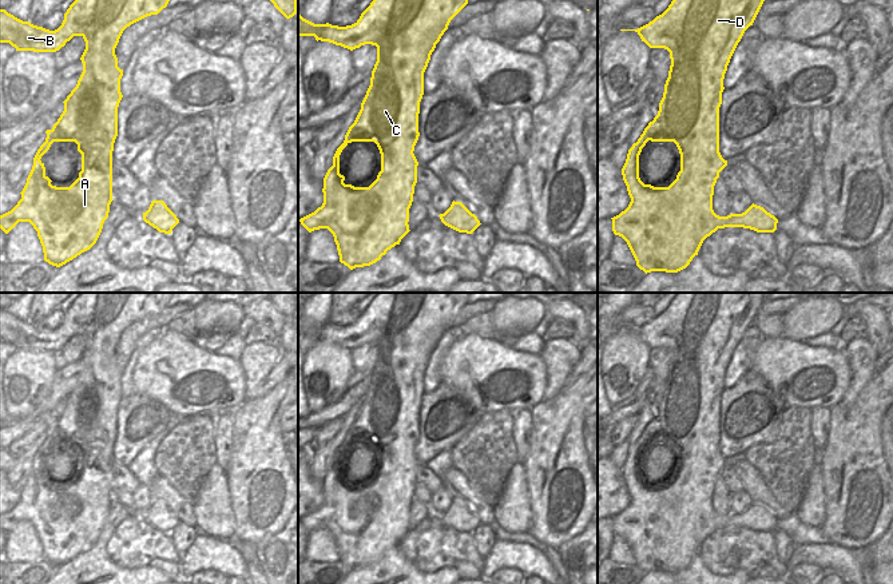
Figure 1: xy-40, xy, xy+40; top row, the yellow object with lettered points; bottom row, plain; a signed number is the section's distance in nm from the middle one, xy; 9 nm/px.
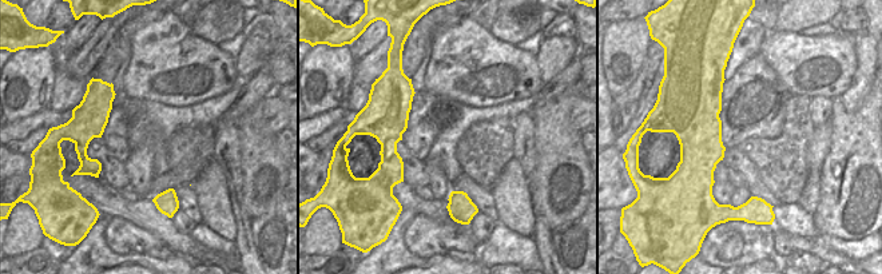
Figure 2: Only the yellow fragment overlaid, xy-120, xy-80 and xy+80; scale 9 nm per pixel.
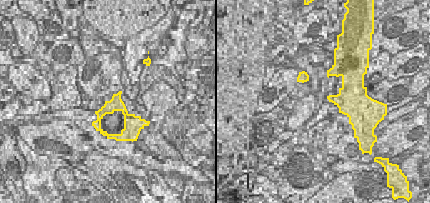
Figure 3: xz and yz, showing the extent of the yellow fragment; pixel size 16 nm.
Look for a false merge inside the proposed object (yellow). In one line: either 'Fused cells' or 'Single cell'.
Single cell.

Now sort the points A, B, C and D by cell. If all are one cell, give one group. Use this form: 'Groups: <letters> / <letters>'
Groups: A B C D.

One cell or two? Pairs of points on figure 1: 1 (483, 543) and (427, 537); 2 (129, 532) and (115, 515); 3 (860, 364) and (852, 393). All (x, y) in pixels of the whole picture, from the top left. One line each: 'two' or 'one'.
1: two
2: two
3: one

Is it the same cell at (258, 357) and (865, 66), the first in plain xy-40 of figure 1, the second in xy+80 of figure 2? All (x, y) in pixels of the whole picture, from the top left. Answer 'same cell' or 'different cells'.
same cell

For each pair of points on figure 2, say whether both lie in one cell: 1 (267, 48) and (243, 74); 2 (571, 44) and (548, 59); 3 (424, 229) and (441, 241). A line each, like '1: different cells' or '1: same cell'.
1: same cell
2: same cell
3: same cell

